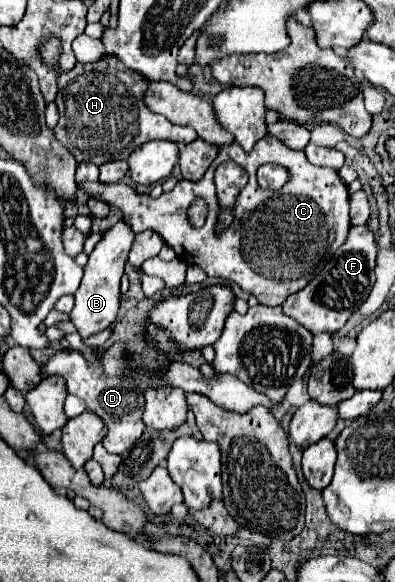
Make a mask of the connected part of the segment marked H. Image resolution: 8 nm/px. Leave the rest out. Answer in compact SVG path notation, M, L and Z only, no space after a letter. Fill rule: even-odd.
M104 56L102 60L98 60L94 64L76 64L70 72L64 72L58 76L56 104L58 104L60 120L54 128L54 136L74 154L74 158L78 162L92 162L96 166L110 162L110 160L126 160L134 152L134 148L138 148L140 144L144 144L148 140L170 140L176 144L188 144L188 142L196 140L198 136L192 128L176 126L176 124L168 122L164 116L154 114L146 108L144 92L146 92L148 84L150 84L150 80L146 80L138 72L126 68L116 56Z

